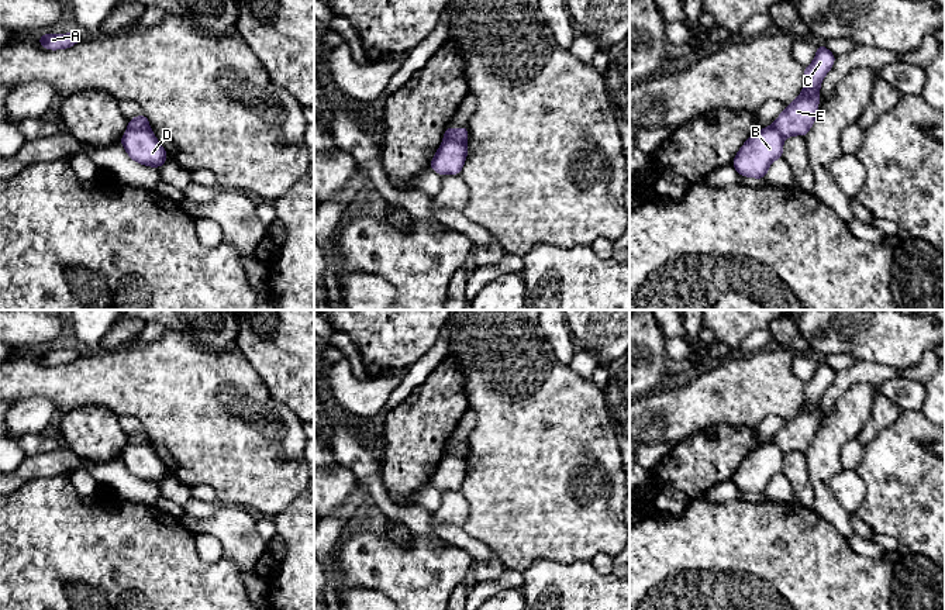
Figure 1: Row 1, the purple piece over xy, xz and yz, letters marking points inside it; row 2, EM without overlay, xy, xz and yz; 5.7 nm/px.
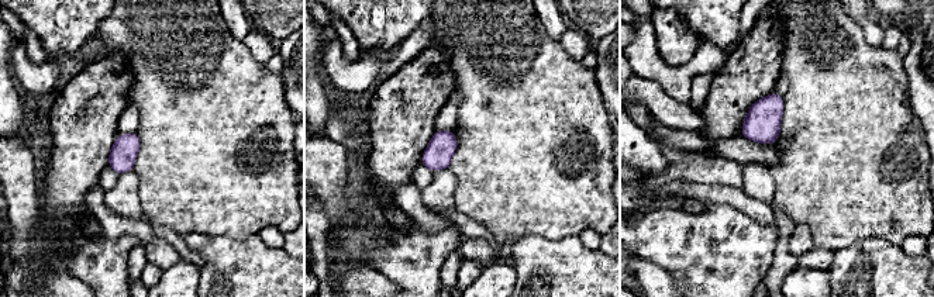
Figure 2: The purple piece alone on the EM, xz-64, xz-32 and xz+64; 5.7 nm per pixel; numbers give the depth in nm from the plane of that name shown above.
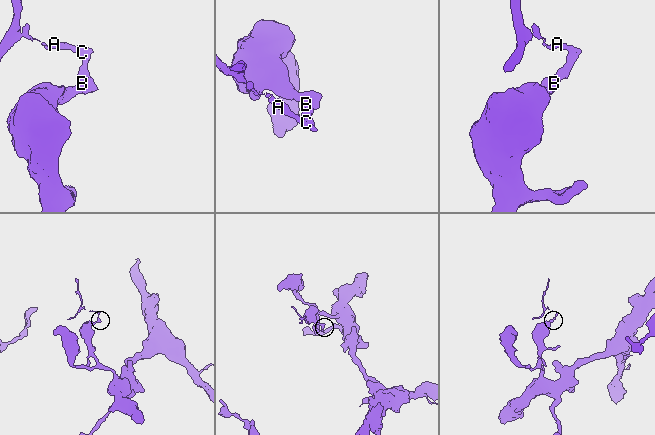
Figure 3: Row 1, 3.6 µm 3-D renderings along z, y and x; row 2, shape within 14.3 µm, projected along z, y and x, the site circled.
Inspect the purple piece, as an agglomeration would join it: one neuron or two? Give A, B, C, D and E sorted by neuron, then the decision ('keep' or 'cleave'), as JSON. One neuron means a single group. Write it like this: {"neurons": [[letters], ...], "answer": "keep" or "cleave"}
{"neurons": [["A", "C", "E"], ["B", "D"]], "answer": "cleave"}

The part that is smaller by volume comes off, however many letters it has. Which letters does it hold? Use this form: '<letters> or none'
A, C, E

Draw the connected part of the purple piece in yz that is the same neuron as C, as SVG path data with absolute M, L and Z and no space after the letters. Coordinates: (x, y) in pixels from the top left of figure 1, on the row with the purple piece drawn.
M824 44L817 45L817 54L810 66L804 68L804 87L800 96L779 114L773 127L786 138L806 137L818 114L820 85L831 70L835 55Z

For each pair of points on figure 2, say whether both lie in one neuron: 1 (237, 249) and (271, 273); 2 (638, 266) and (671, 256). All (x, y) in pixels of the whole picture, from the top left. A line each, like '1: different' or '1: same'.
1: same
2: different

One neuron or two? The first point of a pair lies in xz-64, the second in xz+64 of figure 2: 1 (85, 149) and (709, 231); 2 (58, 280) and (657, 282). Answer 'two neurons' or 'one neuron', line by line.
1: two neurons
2: one neuron

